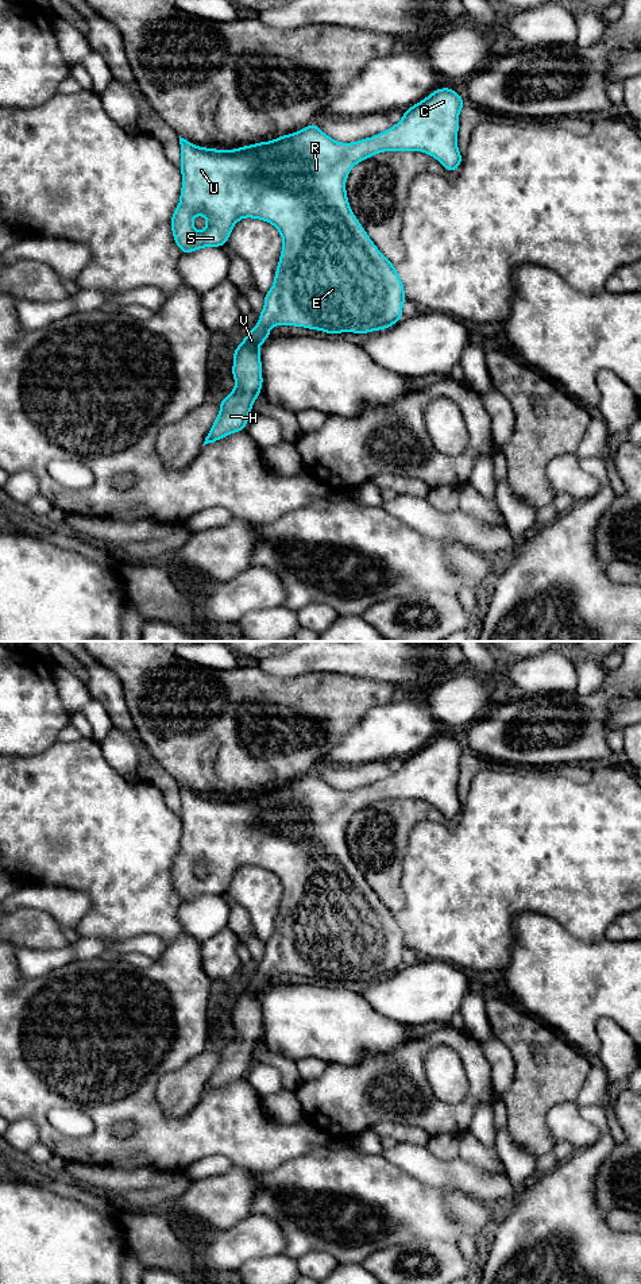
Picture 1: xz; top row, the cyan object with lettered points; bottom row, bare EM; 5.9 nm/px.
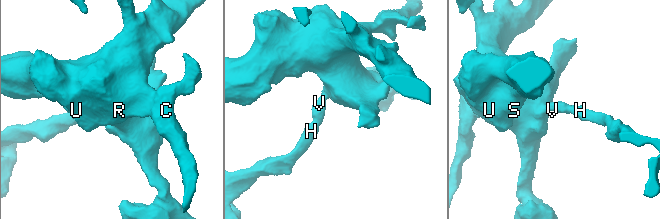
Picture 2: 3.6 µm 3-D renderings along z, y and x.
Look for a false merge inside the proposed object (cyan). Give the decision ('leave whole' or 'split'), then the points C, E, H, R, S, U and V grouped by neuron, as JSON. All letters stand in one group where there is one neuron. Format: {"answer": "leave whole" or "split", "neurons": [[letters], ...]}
{"answer": "leave whole", "neurons": [["C", "E", "H", "R", "S", "U", "V"]]}

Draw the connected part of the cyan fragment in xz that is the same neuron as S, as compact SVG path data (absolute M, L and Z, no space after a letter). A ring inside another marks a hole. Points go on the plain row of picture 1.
M440 736L408 756L402 767L391 776L352 791L341 791L329 786L317 772L306 774L297 780L278 784L270 790L259 790L235 798L198 795L179 784L182 836L179 852L171 864L171 880L182 902L204 895L223 895L233 874L244 865L267 870L282 884L282 899L274 932L264 941L264 955L259 961L259 971L233 999L232 1025L235 1026L235 1037L227 1046L219 1049L220 1060L202 1094L246 1077L254 1049L259 1045L263 1033L259 996L270 986L271 975L304 975L331 983L341 980L368 982L386 978L403 965L402 955L406 949L403 932L395 914L385 906L354 863L345 838L347 825L356 811L385 799L422 799L437 807L448 820L456 820L463 809L457 797L457 780L459 761L464 753L466 749L455 737ZM197 863L206 867L206 876L202 879L196 879L193 875L193 867Z

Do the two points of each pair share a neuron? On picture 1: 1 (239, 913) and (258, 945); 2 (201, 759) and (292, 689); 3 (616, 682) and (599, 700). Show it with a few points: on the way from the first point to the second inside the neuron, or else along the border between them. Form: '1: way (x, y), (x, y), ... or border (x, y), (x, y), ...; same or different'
1: way (239, 921), (243, 932), (250, 939); same
2: way (226, 736), (239, 736), (251, 714), (267, 712); same
3: way (613, 686), (603, 696); same

